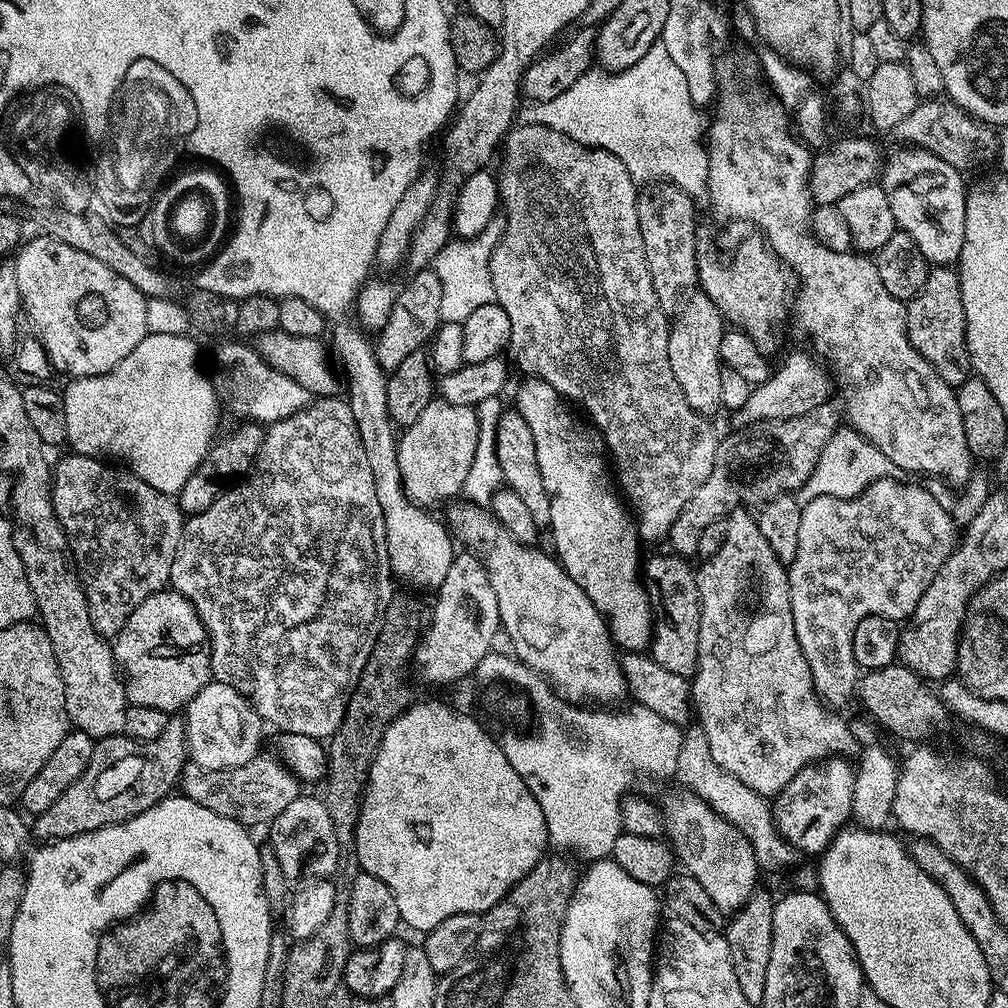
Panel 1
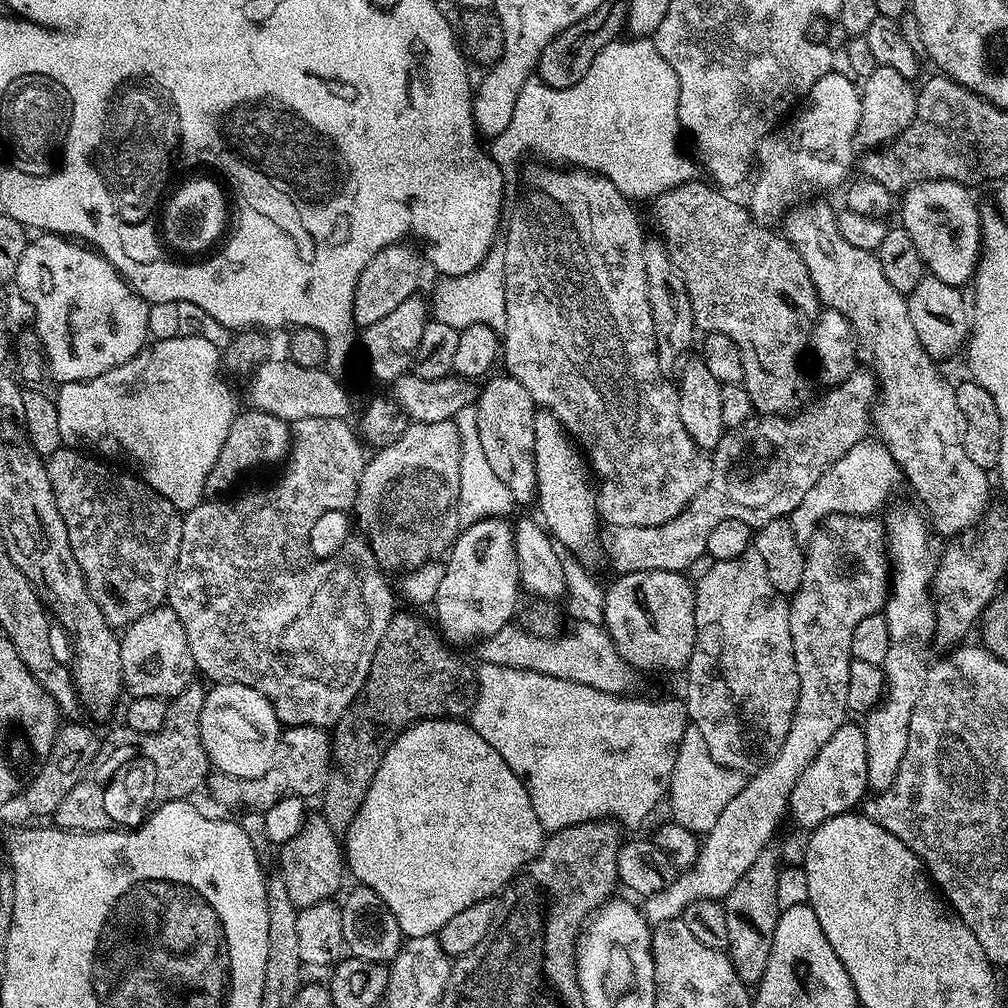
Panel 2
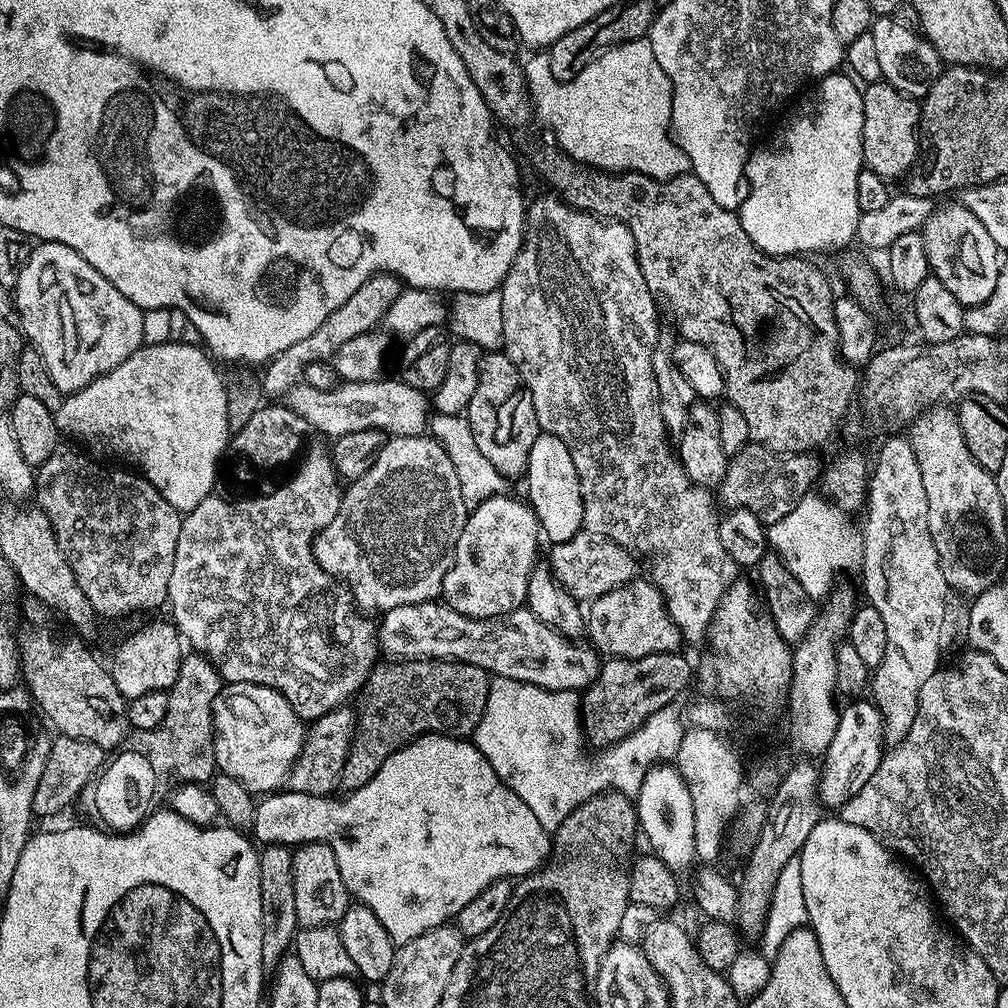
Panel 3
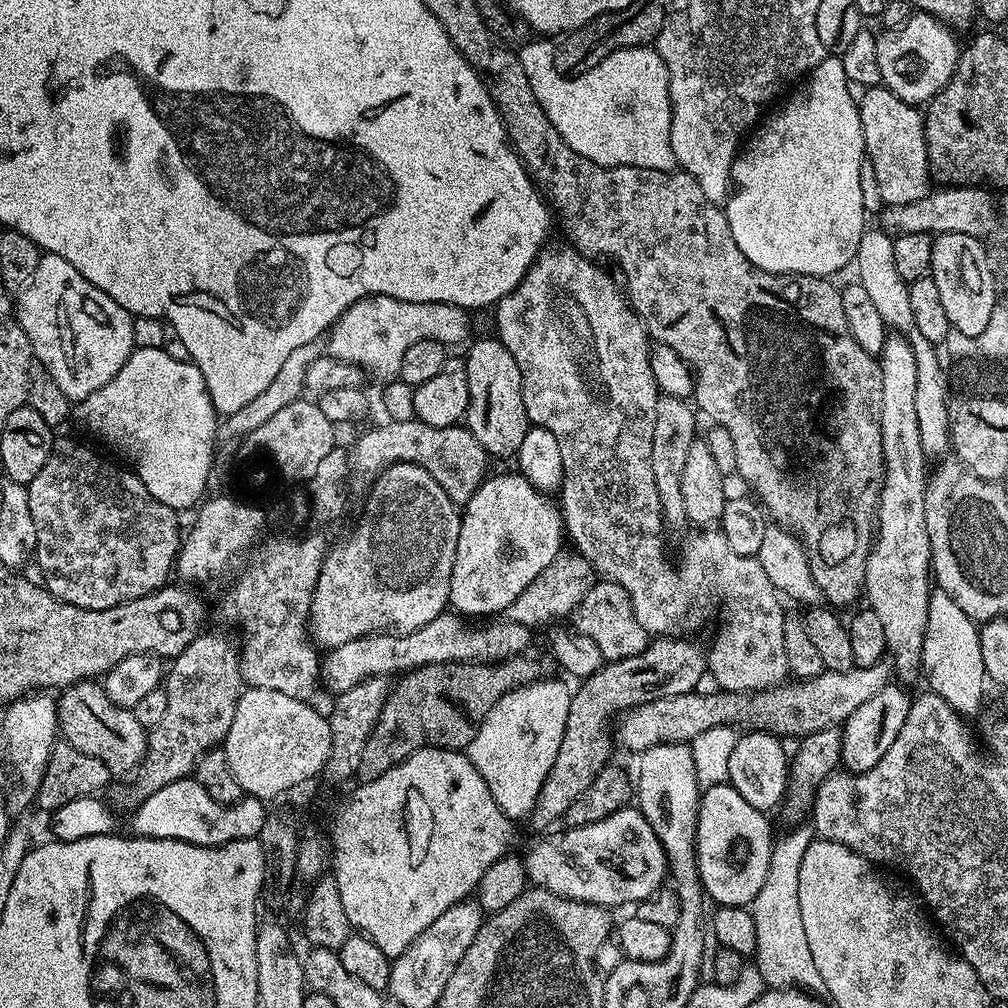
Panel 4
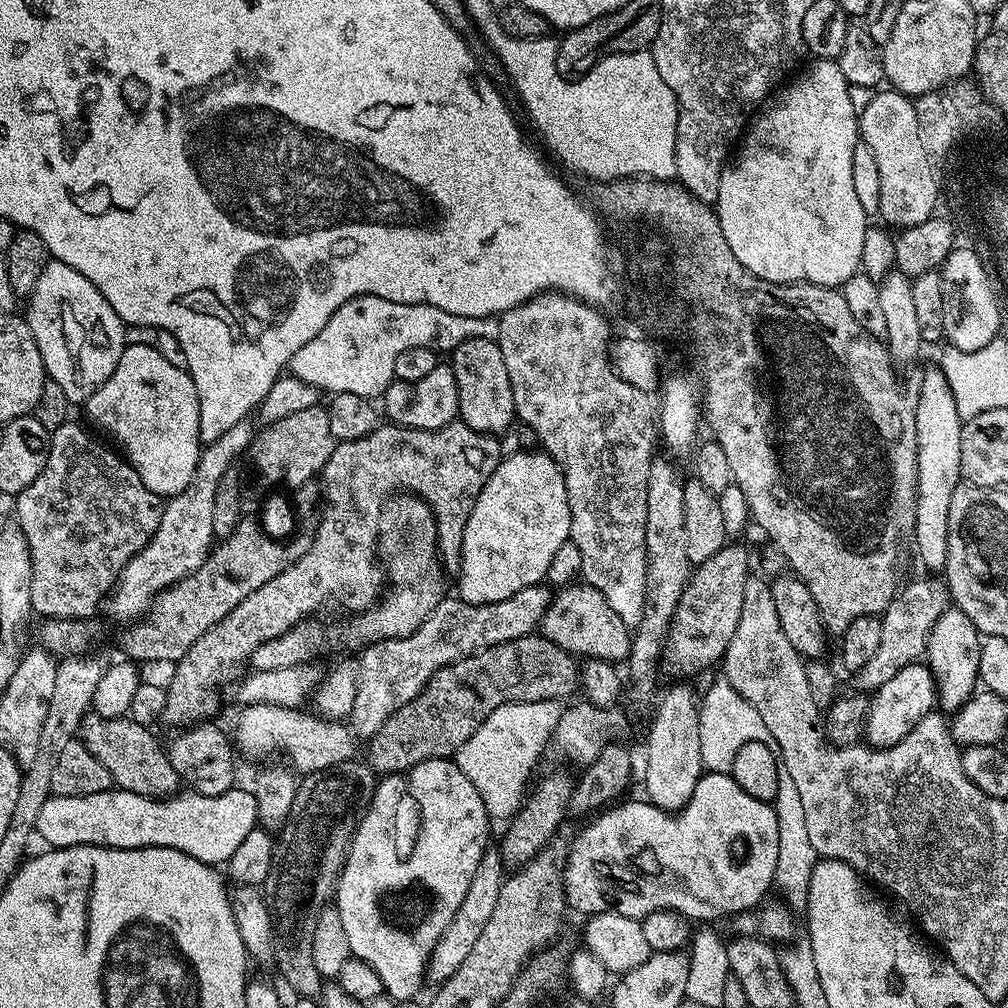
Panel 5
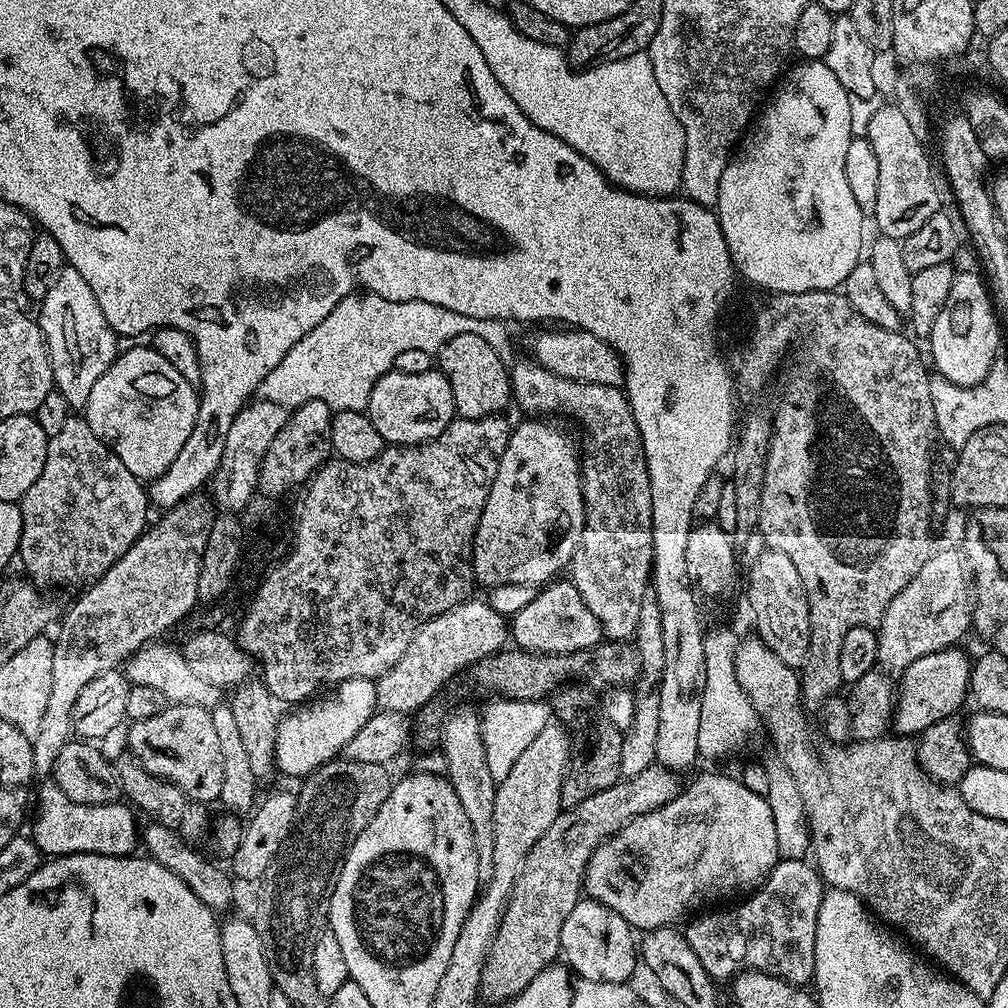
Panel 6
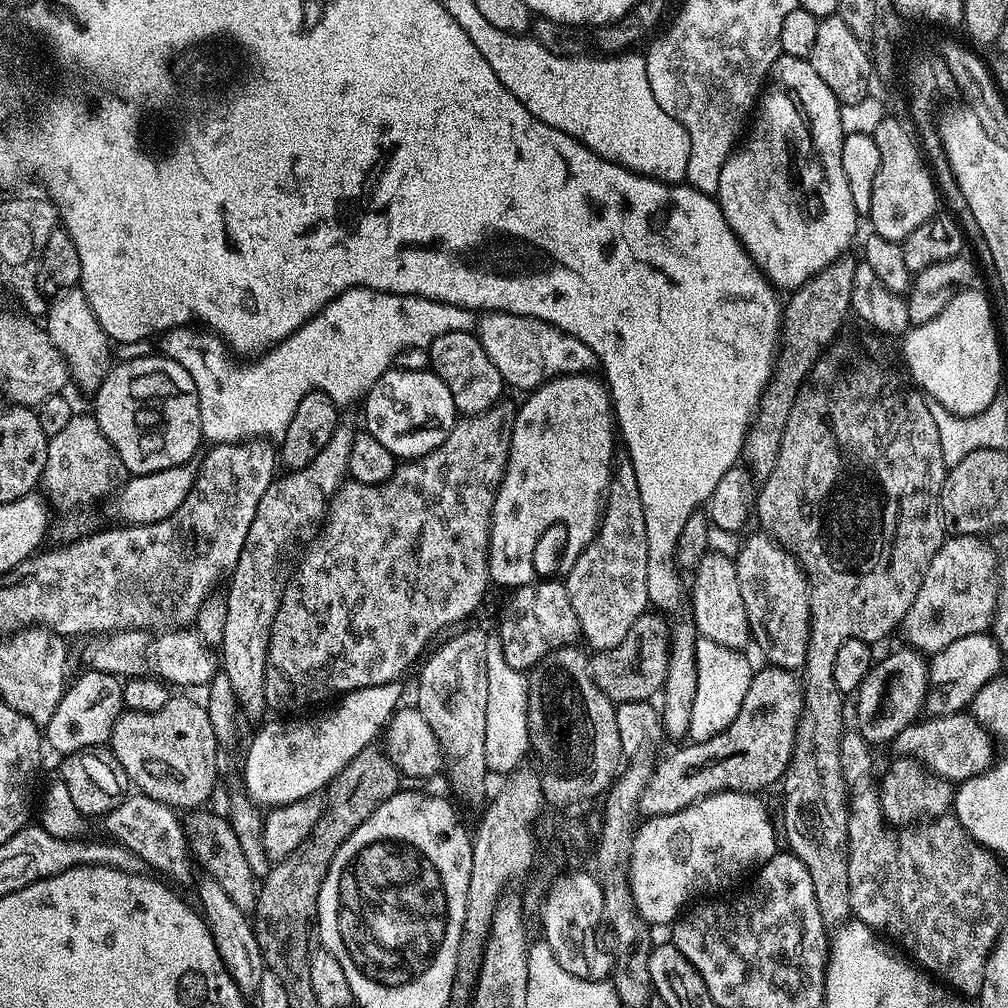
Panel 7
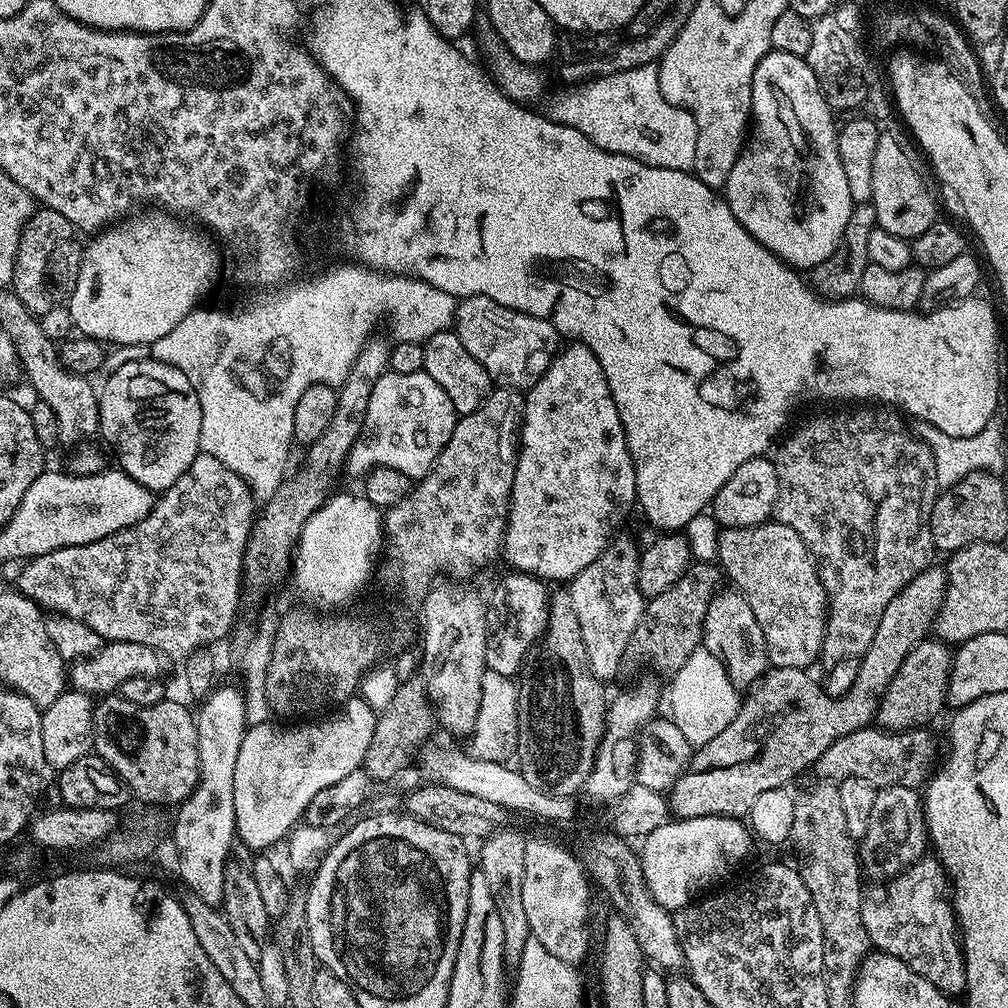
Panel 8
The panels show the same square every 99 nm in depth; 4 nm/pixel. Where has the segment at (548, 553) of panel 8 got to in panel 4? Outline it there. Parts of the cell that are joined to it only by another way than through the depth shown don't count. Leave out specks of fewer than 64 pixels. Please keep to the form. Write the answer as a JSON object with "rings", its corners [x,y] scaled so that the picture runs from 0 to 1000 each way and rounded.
{"rings":[[[519,470],[511,471],[485,471],[476,485],[464,495],[464,499],[459,501],[454,546],[450,550],[450,565],[446,569],[444,590],[445,600],[457,612],[488,613],[503,608],[510,593],[514,593],[514,589],[518,589],[518,585],[522,585],[522,581],[526,581],[526,577],[530,577],[530,573],[534,573],[534,569],[538,569],[538,565],[542,565],[542,562],[546,562],[546,558],[557,551],[556,539],[561,539],[562,529],[553,497],[531,484]]]}

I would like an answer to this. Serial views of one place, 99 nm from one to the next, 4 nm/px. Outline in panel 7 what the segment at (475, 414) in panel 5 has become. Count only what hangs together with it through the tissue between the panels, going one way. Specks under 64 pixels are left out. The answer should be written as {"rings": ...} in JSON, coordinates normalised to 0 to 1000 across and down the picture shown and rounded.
{"rings":[[[471,328],[438,331],[438,335],[431,335],[431,339],[425,341],[424,347],[428,368],[442,379],[442,387],[446,387],[446,395],[450,395],[450,403],[456,413],[481,409],[501,392],[502,382],[498,371],[494,371],[494,363],[486,359],[482,347],[478,347]]]}

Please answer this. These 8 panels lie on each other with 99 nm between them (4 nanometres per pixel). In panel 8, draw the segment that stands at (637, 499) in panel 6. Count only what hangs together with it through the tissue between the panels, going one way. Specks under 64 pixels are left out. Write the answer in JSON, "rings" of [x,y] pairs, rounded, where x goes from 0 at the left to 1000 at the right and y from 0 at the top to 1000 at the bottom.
{"rings":[[[608,531],[599,549],[589,554],[562,583],[569,597],[569,609],[573,609],[573,621],[577,621],[583,660],[596,677],[609,674],[615,658],[620,658],[623,638],[639,608],[641,592],[633,581],[635,550],[636,545],[625,533]]]}

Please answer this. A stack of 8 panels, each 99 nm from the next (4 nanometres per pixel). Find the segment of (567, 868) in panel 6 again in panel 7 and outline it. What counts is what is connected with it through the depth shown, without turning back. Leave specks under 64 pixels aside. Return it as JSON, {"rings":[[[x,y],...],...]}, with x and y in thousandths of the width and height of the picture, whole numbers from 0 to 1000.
{"rings":[[[758,661],[755,667],[754,664],[747,666],[740,692],[736,692],[736,704],[732,704],[732,712],[728,712],[728,716],[724,716],[720,724],[708,728],[708,732],[703,734],[668,741],[671,743],[660,754],[650,755],[645,776],[641,776],[641,784],[637,784],[635,789],[634,805],[640,811],[669,808],[710,786],[754,788],[757,787],[757,782],[762,782],[765,778],[773,779],[778,773],[782,757],[786,754],[786,745],[790,739],[790,721],[797,703],[798,684],[795,672],[789,666],[769,661]]]}

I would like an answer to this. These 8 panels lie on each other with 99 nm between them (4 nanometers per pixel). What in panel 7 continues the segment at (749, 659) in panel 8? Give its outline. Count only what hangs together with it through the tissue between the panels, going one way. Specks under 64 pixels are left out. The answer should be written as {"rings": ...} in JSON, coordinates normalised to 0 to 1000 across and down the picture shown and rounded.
{"rings":[[[703,546],[698,549],[697,554],[692,558],[692,562],[686,568],[686,571],[685,595],[687,591],[687,608],[685,608],[685,614],[689,619],[691,628],[699,635],[712,637],[712,641],[720,641],[731,645],[741,644],[741,639],[744,639],[746,623],[742,620],[740,597],[736,597],[736,584],[732,581],[729,555]]]}

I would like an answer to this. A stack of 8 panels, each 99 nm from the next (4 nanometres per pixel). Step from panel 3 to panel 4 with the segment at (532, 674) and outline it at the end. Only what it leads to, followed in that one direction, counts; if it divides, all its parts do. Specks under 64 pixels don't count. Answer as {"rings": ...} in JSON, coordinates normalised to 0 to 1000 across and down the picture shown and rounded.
{"rings":[[[441,605],[438,607],[435,613],[431,613],[427,617],[423,617],[423,621],[419,621],[410,627],[370,627],[368,631],[360,631],[359,633],[351,633],[347,637],[343,637],[339,641],[328,644],[320,652],[319,655],[319,675],[324,684],[336,688],[347,685],[347,681],[355,681],[355,677],[365,675],[369,671],[379,671],[382,673],[392,669],[400,669],[409,666],[410,663],[418,663],[424,659],[443,659],[445,657],[471,657],[474,659],[491,659],[497,655],[504,655],[508,651],[518,651],[525,646],[524,631],[526,624],[517,619],[511,619],[510,616],[503,613],[493,614],[491,617],[480,617],[477,623],[467,623],[463,614],[457,613],[455,610],[449,609],[447,606]]]}

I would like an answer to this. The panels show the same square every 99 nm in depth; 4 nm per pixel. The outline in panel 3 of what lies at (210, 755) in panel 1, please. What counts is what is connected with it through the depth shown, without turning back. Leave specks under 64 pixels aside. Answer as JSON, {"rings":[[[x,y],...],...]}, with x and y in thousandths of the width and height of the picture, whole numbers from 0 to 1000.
{"rings":[[[226,679],[212,696],[210,715],[214,725],[214,760],[221,769],[236,772],[236,776],[252,788],[270,788],[283,781],[288,764],[294,759],[302,739],[304,718],[279,687],[255,679]]]}

